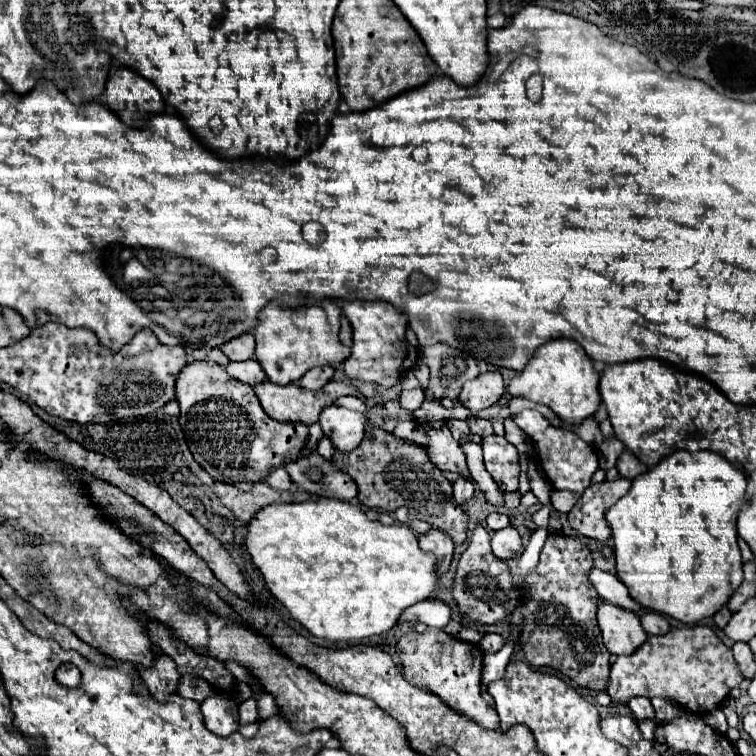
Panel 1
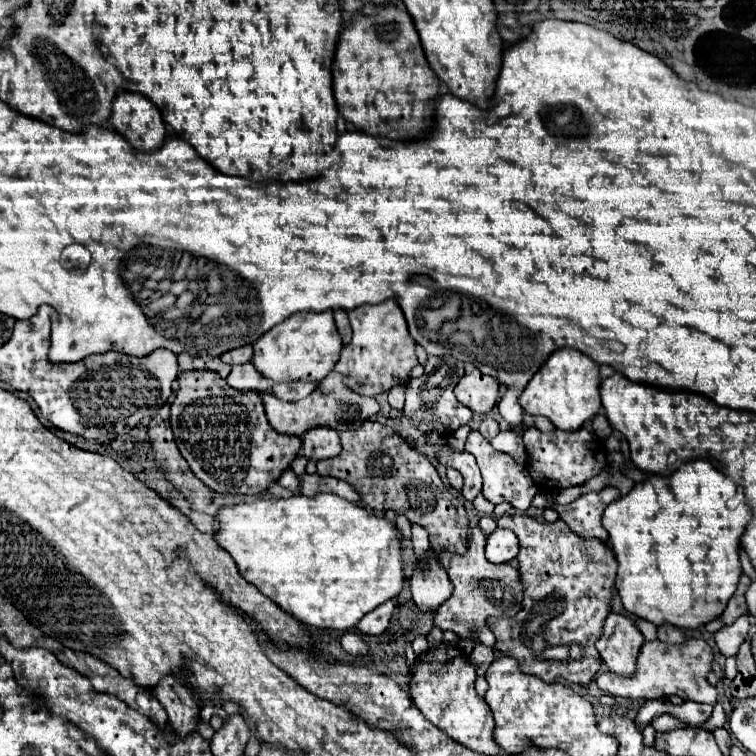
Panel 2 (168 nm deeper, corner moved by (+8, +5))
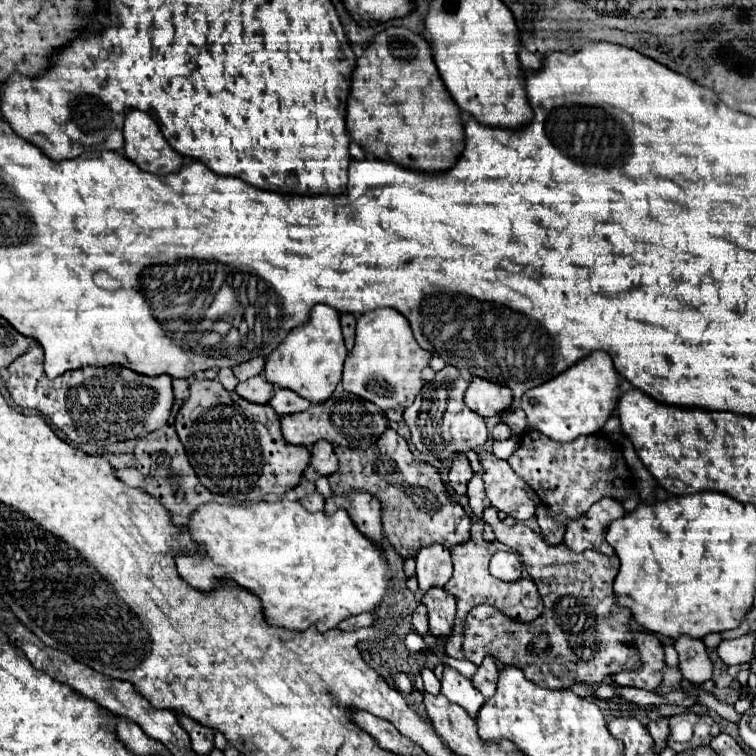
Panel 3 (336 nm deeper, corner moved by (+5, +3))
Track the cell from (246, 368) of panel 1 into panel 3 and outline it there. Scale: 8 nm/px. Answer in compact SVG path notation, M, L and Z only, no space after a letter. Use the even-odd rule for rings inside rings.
M255 375L255 377L239 383L235 393L251 403L269 403L271 395L275 393L275 387L269 381L265 381L261 375Z

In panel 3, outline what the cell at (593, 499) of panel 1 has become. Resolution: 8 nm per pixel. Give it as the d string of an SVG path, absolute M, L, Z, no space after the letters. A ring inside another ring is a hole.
M603 497L587 513L583 513L579 519L571 519L567 523L565 543L573 551L585 551L593 549L605 555L613 553L613 547L605 541L605 531L613 519L619 519L625 515L625 509L619 501L611 497Z

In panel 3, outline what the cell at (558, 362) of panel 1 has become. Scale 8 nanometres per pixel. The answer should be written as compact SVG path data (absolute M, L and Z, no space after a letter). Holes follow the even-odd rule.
M593 351L591 355L579 359L575 365L549 379L547 383L529 389L521 397L521 407L527 413L531 429L541 431L553 441L575 441L581 435L591 435L599 431L619 399L617 371L611 363L611 357L603 351Z

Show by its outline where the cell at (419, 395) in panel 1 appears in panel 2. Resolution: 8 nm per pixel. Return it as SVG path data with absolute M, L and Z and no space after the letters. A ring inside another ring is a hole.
M392 387L388 393L388 403L392 409L400 411L404 407L404 387Z

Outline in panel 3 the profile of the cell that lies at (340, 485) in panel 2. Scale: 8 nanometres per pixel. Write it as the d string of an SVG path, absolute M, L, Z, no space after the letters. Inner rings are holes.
M349 491L345 495L331 495L325 499L325 513L335 513L339 507L347 509L353 523L367 535L371 541L381 545L381 503L365 491Z

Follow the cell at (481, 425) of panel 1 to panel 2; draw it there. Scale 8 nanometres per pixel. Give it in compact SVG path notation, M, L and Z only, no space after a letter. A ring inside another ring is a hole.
M486 417L484 421L482 421L482 425L480 425L480 433L490 441L492 437L496 437L498 435L498 421L494 421L494 419L490 419L490 417Z

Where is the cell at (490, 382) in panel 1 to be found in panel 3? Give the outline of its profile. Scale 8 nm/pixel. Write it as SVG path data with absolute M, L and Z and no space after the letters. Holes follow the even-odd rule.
M473 377L471 385L465 391L465 405L481 417L491 417L507 409L513 401L509 387L491 383L481 377Z

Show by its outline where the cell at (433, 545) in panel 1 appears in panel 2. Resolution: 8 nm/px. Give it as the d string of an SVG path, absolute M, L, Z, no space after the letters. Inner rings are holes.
M432 555L426 563L428 567L422 569L418 565L414 569L414 577L410 579L412 601L422 613L436 611L452 595L452 583L446 571L440 567L436 555Z

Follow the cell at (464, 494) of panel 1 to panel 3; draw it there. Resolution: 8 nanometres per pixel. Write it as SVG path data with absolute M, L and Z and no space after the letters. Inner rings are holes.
M455 455L451 471L449 471L449 485L455 489L455 493L459 493L459 495L467 493L467 483L469 483L471 475L473 475L473 469L471 469L467 457Z

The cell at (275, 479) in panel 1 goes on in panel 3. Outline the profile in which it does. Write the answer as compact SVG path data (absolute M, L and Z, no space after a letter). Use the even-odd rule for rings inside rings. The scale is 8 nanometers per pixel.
M313 491L311 495L307 495L307 497L303 497L299 503L307 509L307 511L323 511L323 497L317 493L317 491Z

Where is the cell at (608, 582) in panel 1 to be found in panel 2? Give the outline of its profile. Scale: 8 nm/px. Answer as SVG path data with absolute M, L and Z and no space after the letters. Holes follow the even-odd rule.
M632 617L634 619L634 623L638 625L638 629L642 631L642 635L646 637L646 641L656 641L658 637L656 637L656 627L652 625L652 623L648 623L648 621L642 621L642 619L636 619L636 617Z

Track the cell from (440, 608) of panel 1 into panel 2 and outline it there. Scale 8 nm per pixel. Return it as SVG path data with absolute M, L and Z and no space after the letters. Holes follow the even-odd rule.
M386 601L384 605L376 607L372 613L366 613L358 621L356 629L360 633L364 633L364 635L380 635L380 633L384 633L388 623L390 623L390 615L394 613L394 609L396 609L396 603L394 601Z

